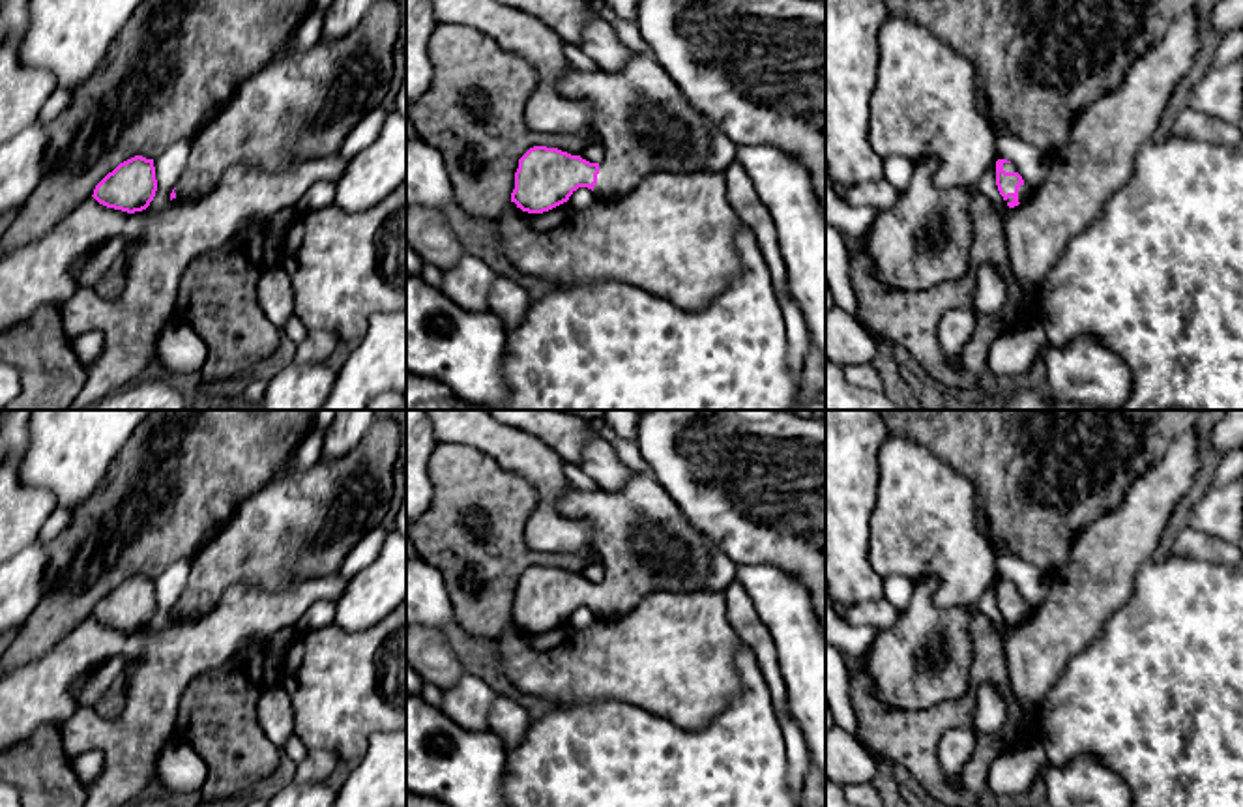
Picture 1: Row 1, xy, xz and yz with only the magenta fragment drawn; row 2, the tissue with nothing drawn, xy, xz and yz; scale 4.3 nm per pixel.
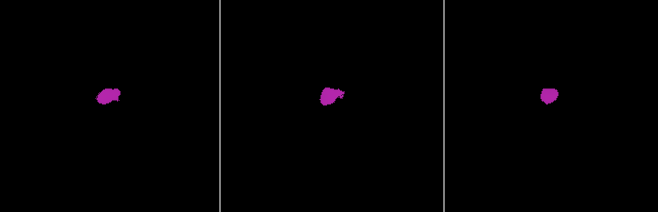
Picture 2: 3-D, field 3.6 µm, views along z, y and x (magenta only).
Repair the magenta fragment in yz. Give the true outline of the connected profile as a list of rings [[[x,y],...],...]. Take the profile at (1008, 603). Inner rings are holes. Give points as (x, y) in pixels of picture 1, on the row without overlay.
[[[1007,579],[996,580],[996,605],[1009,627],[1018,625],[1030,614],[1018,588]]]

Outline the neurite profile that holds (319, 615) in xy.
[[[320,599],[303,612],[294,627],[298,633],[311,633],[331,624],[335,624],[335,601]]]

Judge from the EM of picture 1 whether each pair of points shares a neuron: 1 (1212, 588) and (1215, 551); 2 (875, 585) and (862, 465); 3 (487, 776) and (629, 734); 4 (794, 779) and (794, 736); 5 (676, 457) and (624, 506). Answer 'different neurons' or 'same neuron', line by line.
1: different neurons
2: same neuron
3: different neurons
4: same neuron
5: different neurons

